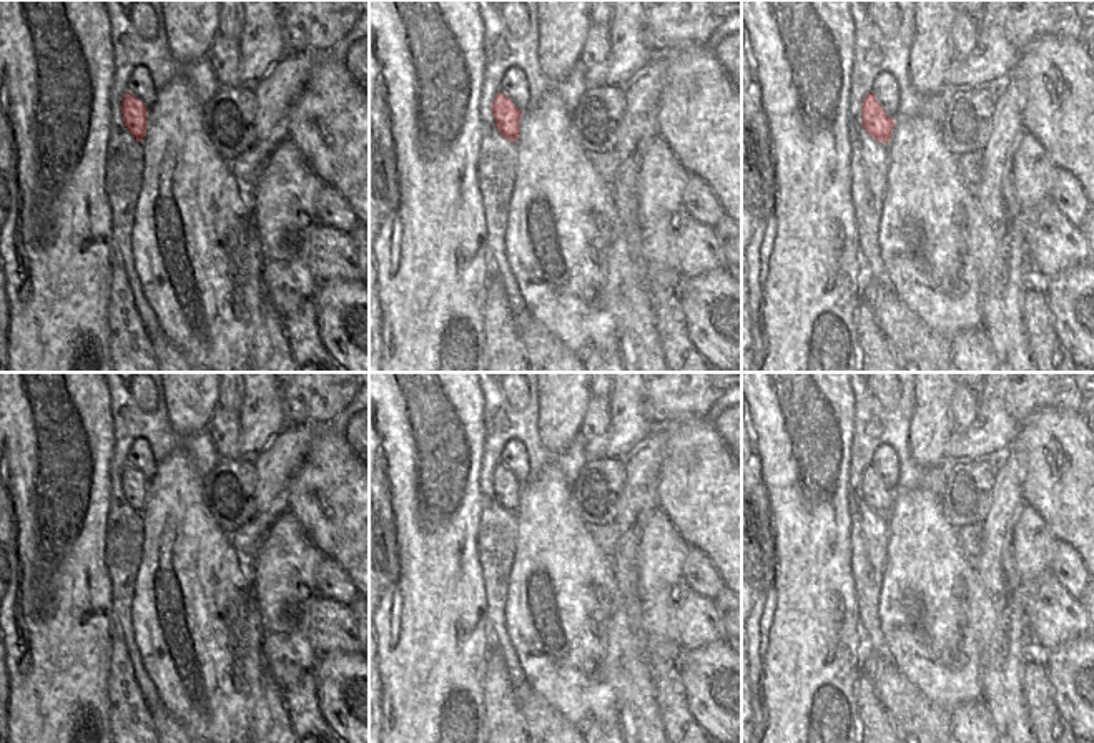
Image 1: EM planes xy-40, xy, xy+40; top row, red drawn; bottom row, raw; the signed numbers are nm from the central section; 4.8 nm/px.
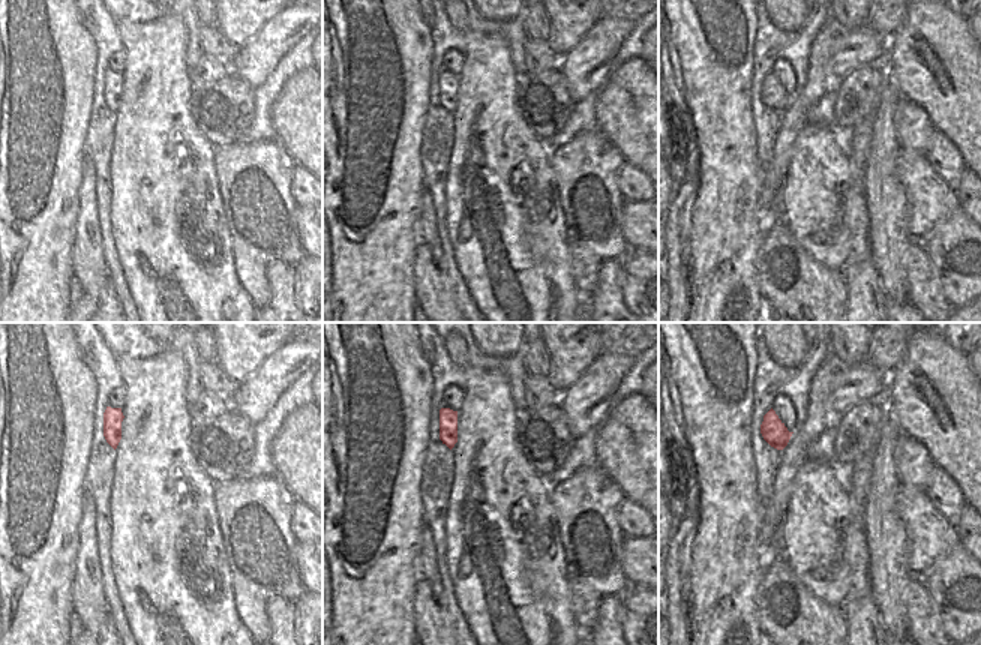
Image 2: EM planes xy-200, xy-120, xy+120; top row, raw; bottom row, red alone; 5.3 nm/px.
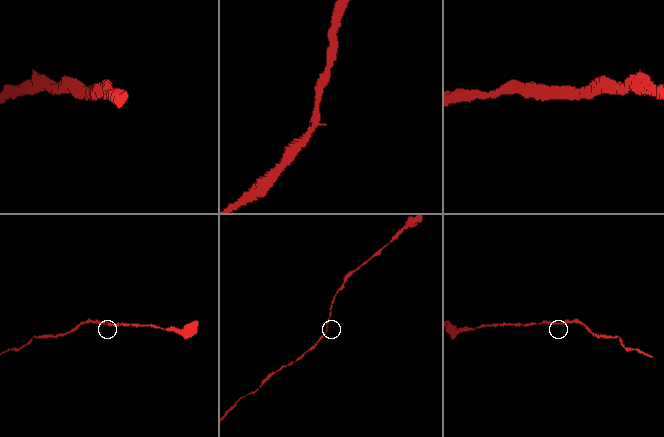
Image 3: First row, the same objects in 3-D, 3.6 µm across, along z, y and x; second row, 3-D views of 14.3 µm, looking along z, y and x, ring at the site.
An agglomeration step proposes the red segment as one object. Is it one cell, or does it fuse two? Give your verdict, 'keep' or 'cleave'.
keep

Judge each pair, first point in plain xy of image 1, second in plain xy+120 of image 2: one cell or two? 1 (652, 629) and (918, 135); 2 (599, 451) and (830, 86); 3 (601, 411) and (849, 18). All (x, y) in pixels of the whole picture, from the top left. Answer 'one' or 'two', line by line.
1: one
2: one
3: one

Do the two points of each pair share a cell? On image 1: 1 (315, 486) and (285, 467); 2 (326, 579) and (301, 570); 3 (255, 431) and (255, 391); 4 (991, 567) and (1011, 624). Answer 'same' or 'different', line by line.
1: different
2: different
3: same
4: same

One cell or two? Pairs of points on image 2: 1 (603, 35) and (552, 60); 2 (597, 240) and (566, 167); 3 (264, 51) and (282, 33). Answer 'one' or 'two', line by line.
1: two
2: one
3: one

